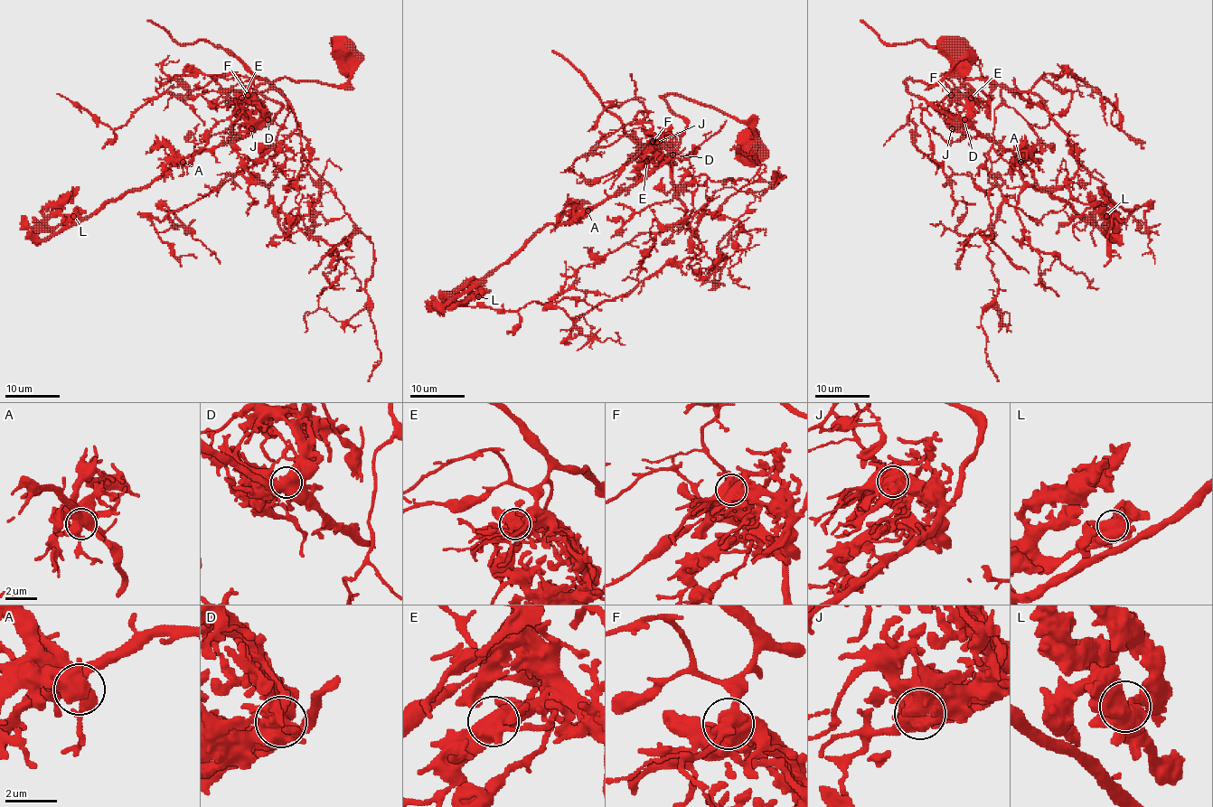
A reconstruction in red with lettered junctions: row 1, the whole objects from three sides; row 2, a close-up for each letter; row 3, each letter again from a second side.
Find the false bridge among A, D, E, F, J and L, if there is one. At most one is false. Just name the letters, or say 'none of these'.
F

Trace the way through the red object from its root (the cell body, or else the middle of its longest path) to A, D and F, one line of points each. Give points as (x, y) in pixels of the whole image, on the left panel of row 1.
A: (344, 43), (350, 71), (344, 84), (286, 78), (262, 83), (257, 89), (281, 106), (276, 116), (183, 162)
D: (344, 43), (350, 71), (344, 84), (281, 78), (259, 86), (262, 95), (281, 106), (267, 119)
F: (344, 43), (344, 84), (262, 83), (257, 89), (281, 106), (272, 121), (247, 95)

